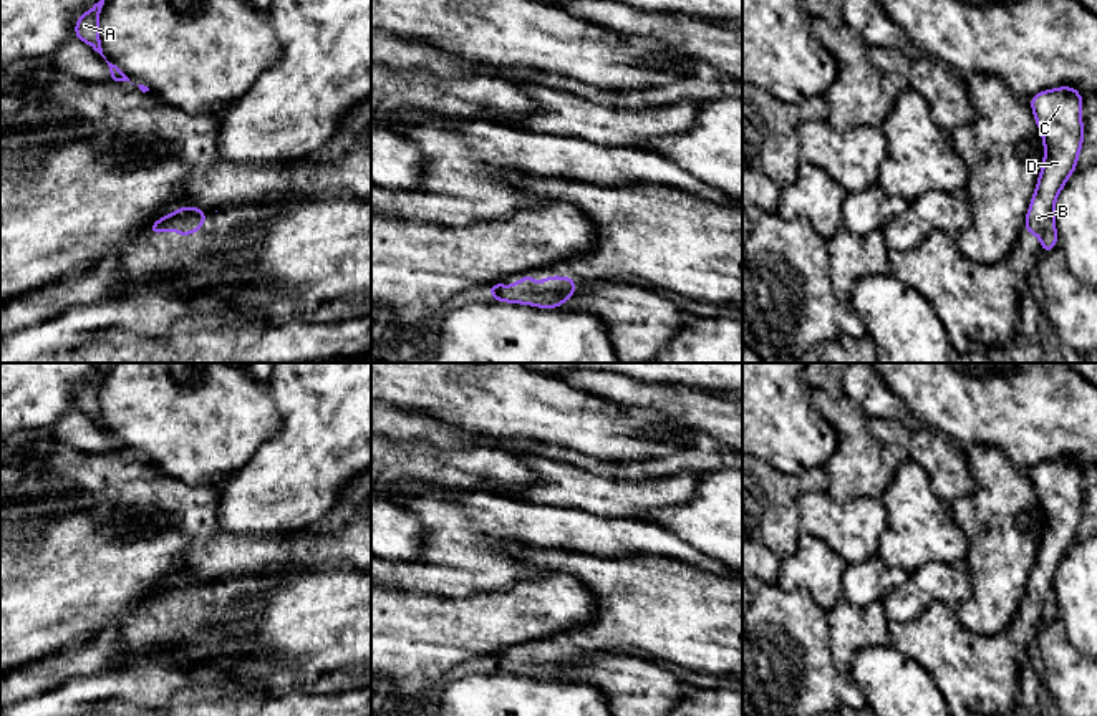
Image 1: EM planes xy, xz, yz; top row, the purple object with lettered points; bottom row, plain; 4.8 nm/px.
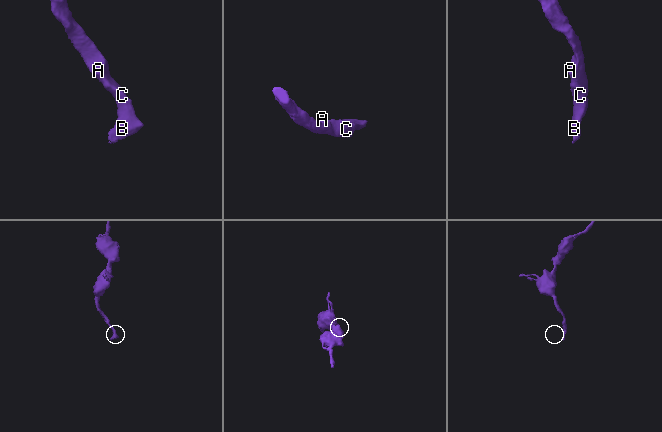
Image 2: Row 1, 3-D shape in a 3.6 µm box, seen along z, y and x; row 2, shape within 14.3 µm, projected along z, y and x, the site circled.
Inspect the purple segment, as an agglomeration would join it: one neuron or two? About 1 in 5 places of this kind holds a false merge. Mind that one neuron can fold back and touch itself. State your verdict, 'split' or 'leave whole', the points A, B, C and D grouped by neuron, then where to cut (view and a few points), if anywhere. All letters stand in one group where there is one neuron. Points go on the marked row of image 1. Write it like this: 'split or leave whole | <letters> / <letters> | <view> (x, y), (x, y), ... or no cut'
leave whole | A B C D | no cut

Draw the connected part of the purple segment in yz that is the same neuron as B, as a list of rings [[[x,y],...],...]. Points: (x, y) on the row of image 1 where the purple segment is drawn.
[[[1070,86],[1046,90],[1029,99],[1044,139],[1044,164],[1024,229],[1029,235],[1041,235],[1042,254],[1057,247],[1054,204],[1077,167],[1084,143],[1082,103],[1079,90]]]

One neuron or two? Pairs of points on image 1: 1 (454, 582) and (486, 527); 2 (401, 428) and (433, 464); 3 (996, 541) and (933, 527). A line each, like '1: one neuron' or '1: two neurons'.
1: one neuron
2: two neurons
3: two neurons

